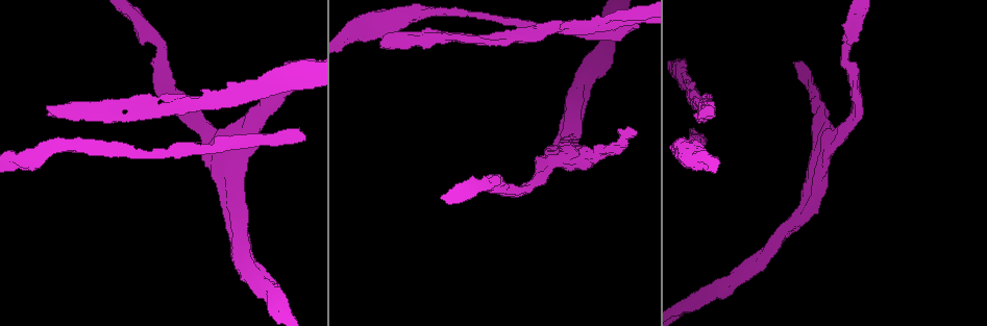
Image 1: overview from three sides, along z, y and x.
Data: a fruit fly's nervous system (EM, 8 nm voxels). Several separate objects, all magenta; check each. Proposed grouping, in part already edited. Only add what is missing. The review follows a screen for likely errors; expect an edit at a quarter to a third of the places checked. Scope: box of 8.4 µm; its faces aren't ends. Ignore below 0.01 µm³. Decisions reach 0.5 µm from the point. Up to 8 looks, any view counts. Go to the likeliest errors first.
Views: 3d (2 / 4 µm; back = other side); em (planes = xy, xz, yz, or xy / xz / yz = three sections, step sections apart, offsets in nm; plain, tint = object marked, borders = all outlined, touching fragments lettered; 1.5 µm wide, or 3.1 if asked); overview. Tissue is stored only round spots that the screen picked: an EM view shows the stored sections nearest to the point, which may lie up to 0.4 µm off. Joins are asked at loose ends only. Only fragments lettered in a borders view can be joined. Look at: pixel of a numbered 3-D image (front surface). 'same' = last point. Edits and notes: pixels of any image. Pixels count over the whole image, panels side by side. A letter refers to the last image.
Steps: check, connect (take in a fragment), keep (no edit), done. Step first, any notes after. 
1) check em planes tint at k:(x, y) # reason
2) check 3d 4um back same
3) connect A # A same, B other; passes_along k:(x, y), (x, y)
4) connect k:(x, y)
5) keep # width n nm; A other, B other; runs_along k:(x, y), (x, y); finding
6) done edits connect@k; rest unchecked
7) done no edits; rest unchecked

check 3d 4um at 1:(801, 63) # long arm stops here

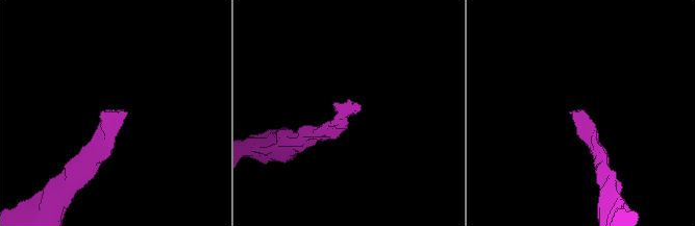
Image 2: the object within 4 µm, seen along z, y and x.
check em planes borders at 2:(581, 113)

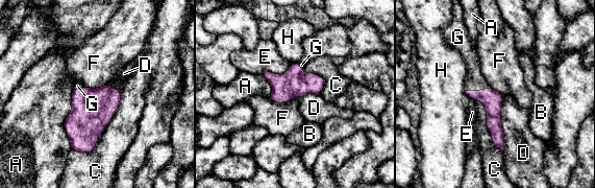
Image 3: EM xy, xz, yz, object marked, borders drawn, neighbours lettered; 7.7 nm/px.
connect G # width 150 nm; longest_contact C 600 nm; A other, B other, C other, D other, E other, F other, G same, H other; it goes on there

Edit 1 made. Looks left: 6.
check overview # see it whole again

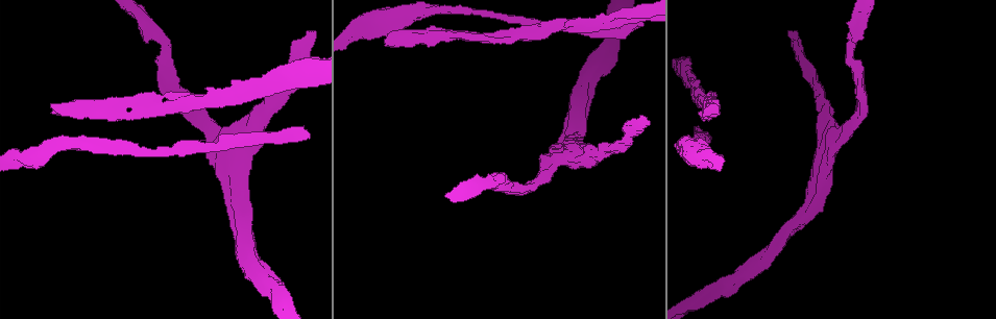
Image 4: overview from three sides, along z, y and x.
check em planes borders at 4:(387, 45) # an open end

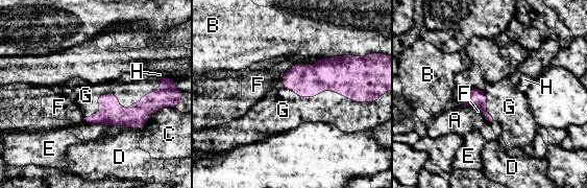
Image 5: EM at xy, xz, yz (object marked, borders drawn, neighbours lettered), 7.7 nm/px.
connect G # A other, B other, C other, D other, E other, F other, G same, H other; passes_along 5:(113, 114), (117, 99), (86, 95); it goes on there

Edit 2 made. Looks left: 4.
check em planes borders at 4:(540, 156) # free end

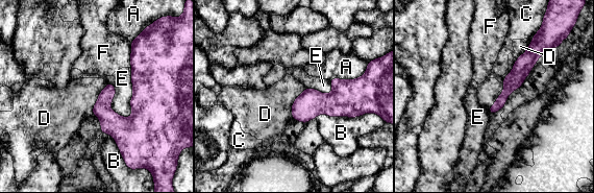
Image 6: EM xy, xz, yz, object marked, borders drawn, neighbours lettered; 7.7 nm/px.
keep # A other, B other, C other, D other, E other, F other; runs_along 6:(526, 54), (520, 72), (491, 111); no lettered fragment goes on from it

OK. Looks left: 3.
done edits connect@3, connect@5; rest unchecked

